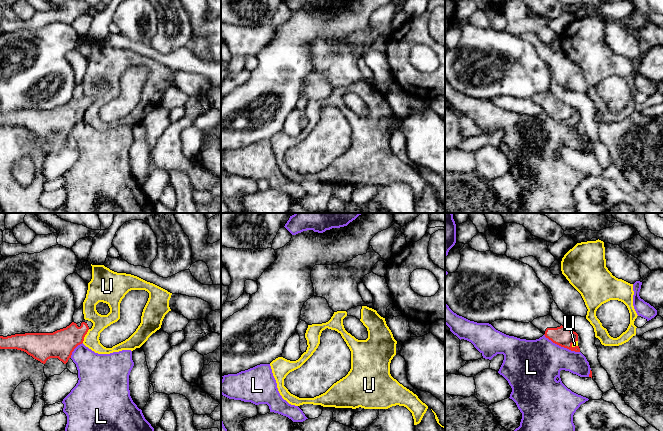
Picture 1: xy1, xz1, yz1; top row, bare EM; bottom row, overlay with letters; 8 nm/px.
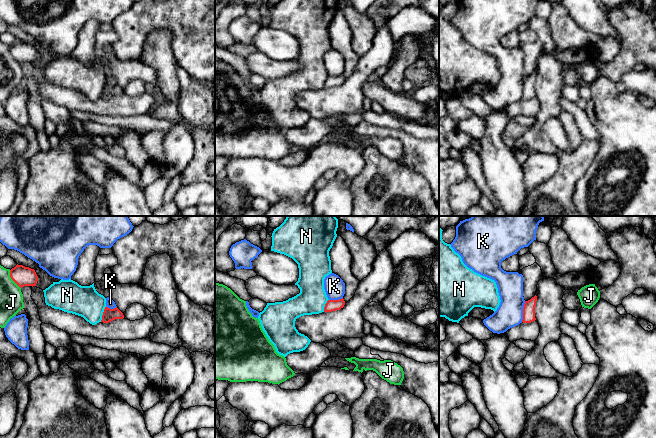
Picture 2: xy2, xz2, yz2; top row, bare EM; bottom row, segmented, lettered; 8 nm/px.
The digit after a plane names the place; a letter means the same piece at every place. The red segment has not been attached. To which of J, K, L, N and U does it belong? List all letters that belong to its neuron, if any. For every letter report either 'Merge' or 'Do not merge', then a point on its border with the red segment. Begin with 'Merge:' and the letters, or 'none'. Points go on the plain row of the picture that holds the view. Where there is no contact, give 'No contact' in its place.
Merge: none
J: Do not merge. Touches red at xy2 (11, 54)
K: Do not merge. Touches red at yz2 (523, 87)
L: Do not merge. Touches red at yz1 (561, 122)
N: Do not merge. Touches red at xy2 (103, 90)
U: Do not merge. Touches red at xy1 (84, 112)

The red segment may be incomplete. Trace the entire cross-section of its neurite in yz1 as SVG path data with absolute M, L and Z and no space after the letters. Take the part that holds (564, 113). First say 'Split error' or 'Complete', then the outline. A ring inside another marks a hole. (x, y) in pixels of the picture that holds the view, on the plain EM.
Split error. M552 92L539 93L531 99L553 119L571 127L580 128L579 122L572 122L574 118L578 117L578 110L556 98Z

